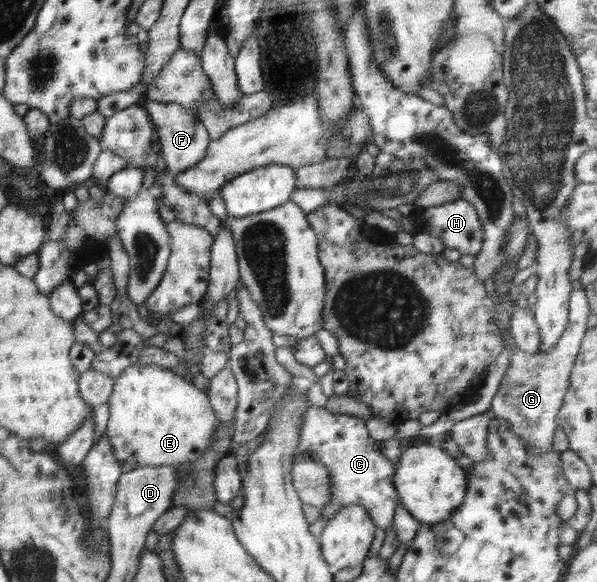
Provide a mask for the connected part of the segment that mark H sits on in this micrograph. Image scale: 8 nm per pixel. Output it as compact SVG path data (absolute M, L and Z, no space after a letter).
M458 200L424 210L419 232L431 235L462 255L476 257L483 242L482 224L472 203Z

